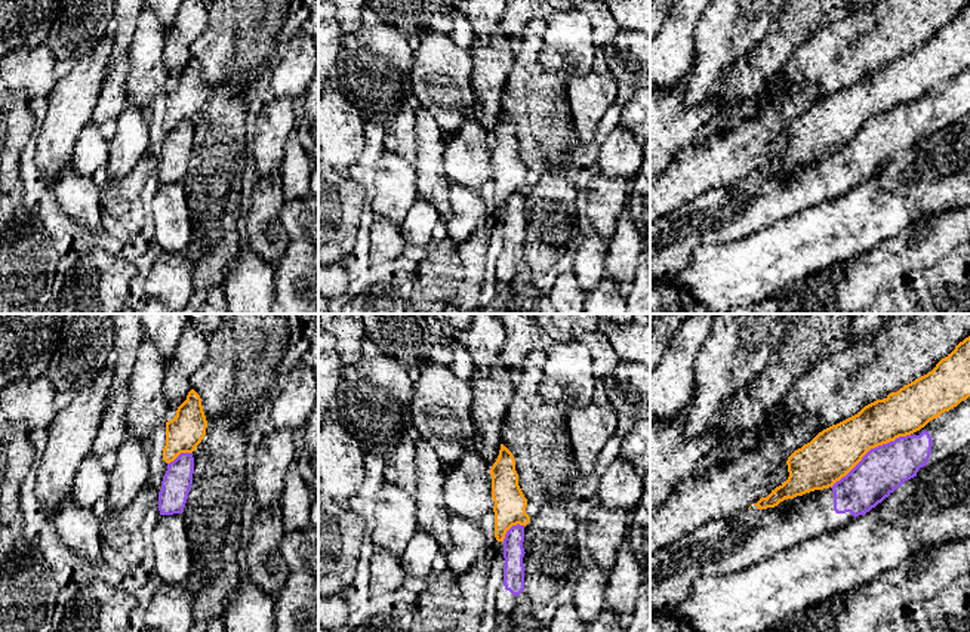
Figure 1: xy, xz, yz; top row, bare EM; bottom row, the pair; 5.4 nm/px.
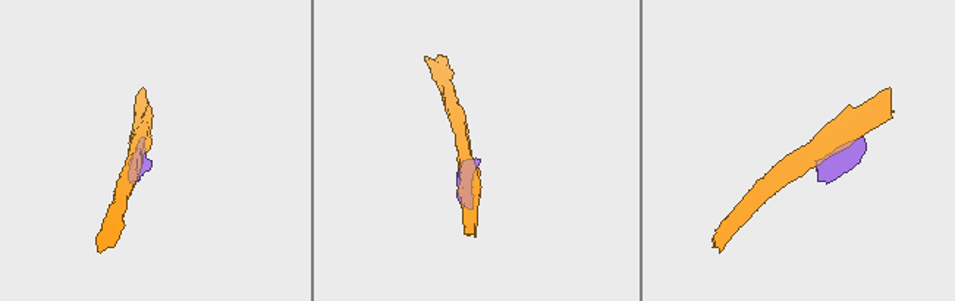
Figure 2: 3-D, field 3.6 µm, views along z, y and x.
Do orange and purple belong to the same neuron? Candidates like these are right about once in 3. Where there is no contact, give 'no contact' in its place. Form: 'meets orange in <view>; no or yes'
meets orange in yz; no

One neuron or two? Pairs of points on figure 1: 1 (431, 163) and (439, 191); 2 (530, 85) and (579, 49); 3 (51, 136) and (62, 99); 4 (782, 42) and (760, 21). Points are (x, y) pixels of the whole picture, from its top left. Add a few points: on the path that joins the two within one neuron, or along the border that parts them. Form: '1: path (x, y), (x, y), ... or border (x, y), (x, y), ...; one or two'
1: path (431, 170), (433, 184); one
2: border (538, 51), (538, 59), (545, 67), (567, 77); two
3: path (59, 128), (62, 123), (62, 108); one
4: border (775, 15), (767, 33), (747, 55); two

